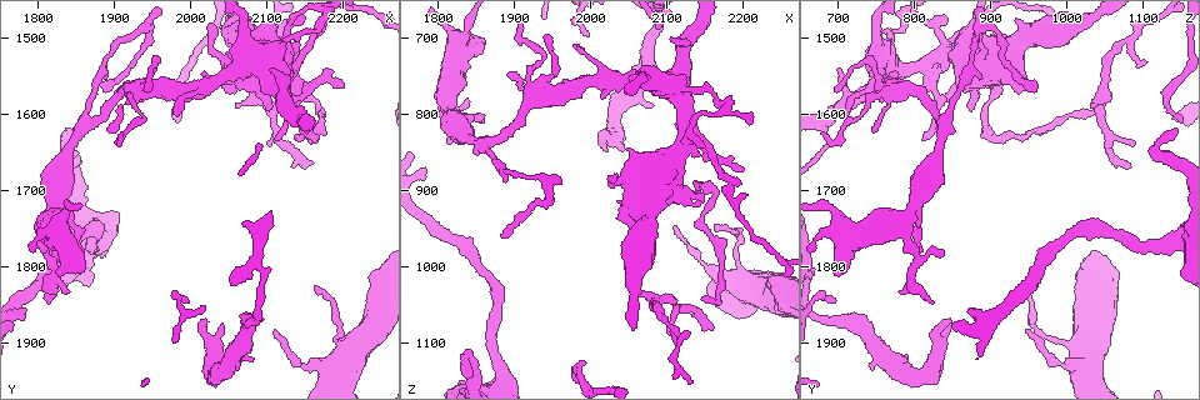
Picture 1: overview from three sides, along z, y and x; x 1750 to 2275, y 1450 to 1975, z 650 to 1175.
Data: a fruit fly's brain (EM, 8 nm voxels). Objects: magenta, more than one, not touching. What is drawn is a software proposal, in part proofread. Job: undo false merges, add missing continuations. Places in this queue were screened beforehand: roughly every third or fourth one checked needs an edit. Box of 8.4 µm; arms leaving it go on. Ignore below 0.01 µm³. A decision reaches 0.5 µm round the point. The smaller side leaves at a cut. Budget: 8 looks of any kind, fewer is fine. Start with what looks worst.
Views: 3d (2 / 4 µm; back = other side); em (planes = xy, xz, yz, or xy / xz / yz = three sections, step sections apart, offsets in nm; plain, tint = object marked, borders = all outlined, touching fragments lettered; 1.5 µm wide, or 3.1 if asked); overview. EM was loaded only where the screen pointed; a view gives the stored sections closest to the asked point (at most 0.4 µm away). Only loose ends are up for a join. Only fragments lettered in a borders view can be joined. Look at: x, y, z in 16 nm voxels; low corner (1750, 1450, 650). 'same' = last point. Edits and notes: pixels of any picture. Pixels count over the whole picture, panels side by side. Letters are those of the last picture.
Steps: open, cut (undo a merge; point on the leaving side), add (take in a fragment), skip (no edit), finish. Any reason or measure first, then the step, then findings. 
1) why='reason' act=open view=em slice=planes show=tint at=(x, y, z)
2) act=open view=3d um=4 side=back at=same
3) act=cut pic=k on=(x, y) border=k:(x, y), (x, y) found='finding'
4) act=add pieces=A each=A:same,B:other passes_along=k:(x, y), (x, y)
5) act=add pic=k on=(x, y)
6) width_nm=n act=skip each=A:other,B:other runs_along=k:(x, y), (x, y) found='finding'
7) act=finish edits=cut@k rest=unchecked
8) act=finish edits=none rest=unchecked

why='an open end' act=open view=3d um=2 side=back at=(2150, 1670, 1085)

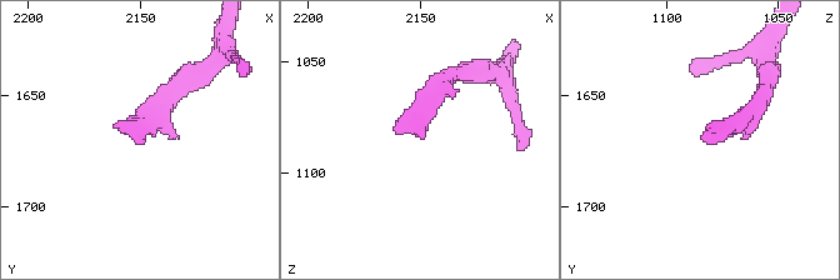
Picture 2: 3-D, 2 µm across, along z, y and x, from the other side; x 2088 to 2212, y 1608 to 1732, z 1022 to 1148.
act=open view=em slice=planes show=borders at=(2147, 1671, 1083)

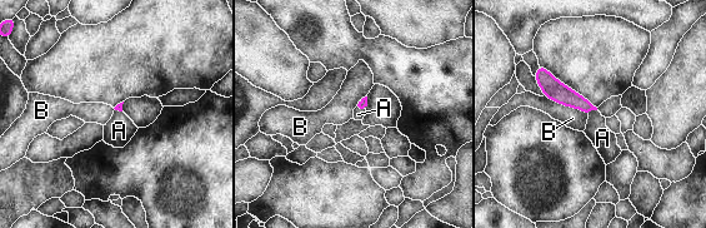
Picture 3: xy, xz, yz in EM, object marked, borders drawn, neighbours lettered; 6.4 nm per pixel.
act=add pieces=A each=A:same,B:other passes_along=3:(361, 104), (360, 109), (357, 114) found='it goes on there'

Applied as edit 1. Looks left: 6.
why='an open end' act=open view=3d um=4 at=(1825, 1805, 700)

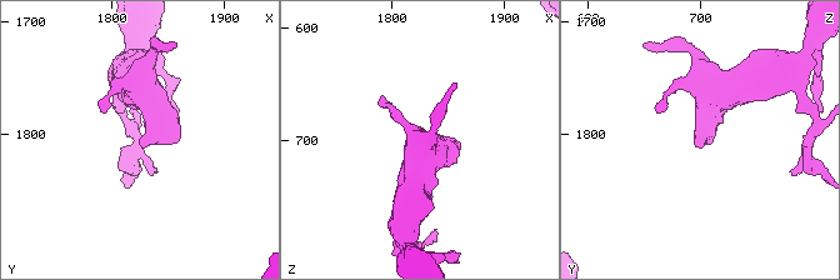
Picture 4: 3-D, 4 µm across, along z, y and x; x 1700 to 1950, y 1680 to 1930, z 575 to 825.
act=open view=em slice=planes show=borders at=(1826, 1806, 702)

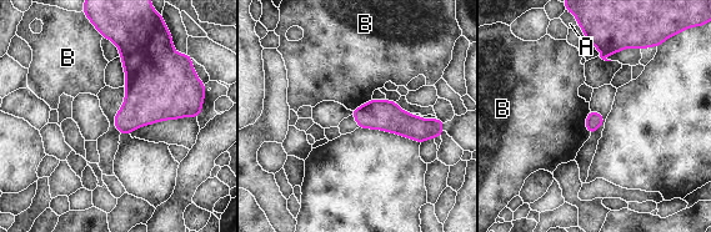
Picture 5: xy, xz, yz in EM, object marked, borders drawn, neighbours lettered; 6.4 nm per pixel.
longest_contact=B:170nm act=skip each=A:other,B:other runs_along=5:(355, 112), (432, 125) found='none of them fits'

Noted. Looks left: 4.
act=finish edits=add@3 rest=unchecked

